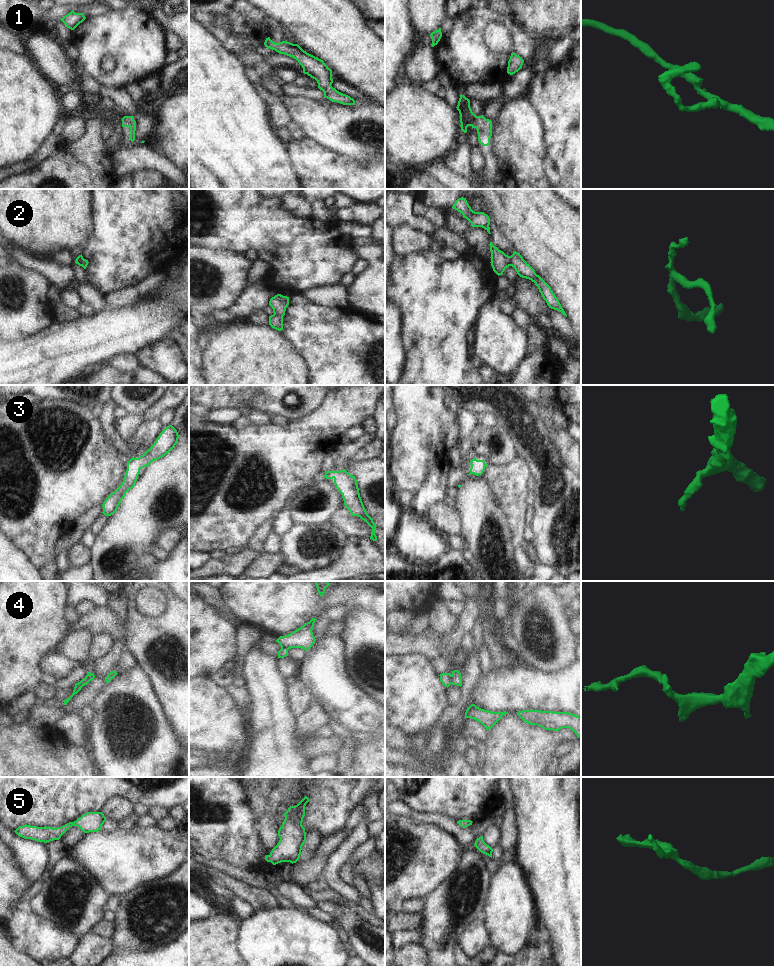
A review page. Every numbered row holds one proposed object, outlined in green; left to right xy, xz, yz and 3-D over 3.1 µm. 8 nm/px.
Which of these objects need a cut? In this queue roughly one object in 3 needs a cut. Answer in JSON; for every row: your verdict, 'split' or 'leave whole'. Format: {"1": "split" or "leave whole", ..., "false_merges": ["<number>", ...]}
{"1": "leave whole", "2": "leave whole", "3": "leave whole", "4": "split", "5": "leave whole", "false_merges": ["4"]}

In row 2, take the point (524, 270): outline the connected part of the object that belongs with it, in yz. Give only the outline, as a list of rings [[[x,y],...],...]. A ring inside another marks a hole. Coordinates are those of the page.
[[[490,242],[490,251],[490,263],[493,271],[498,276],[502,275],[507,267],[512,266],[520,277],[529,279],[535,283],[549,308],[557,310],[567,317],[558,298],[551,290],[551,287],[535,273],[535,270],[523,259],[520,253],[514,251],[511,256],[508,256],[495,247],[492,242]]]

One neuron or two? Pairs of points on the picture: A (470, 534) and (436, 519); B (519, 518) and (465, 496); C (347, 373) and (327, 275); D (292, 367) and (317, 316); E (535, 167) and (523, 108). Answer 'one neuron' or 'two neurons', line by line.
A: two neurons
B: two neurons
C: two neurons
D: two neurons
E: one neuron

